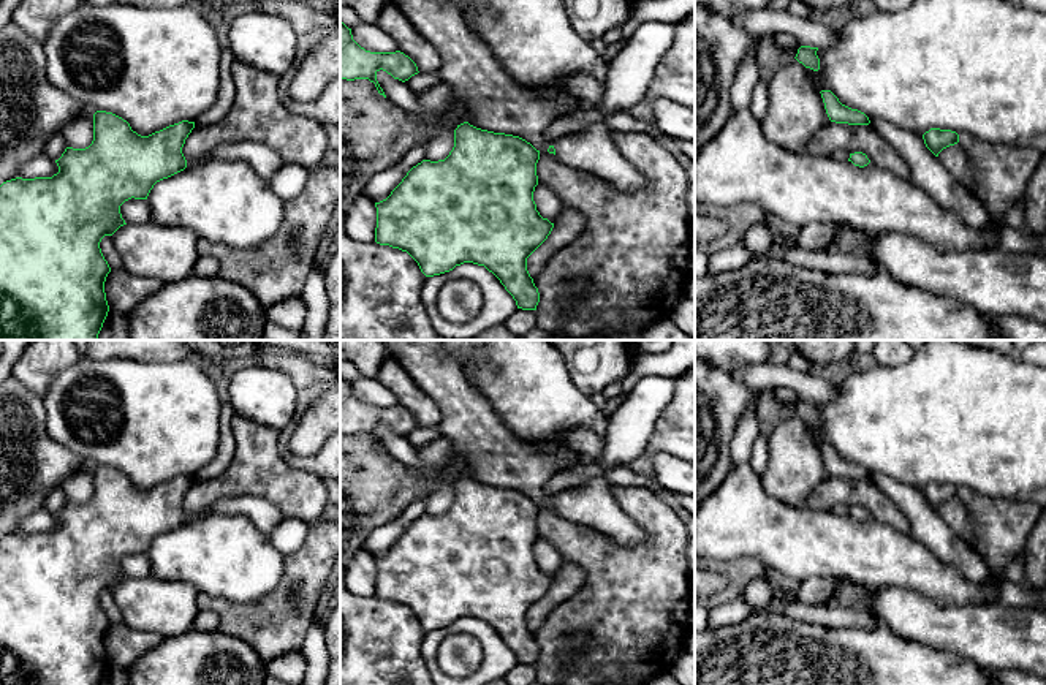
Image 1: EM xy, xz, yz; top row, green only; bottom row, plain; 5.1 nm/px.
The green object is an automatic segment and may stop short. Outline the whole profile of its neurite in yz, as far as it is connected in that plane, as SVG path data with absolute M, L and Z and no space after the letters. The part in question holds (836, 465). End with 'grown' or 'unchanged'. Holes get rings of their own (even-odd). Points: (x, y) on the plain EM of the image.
M821 445L820 448L824 457L826 468L831 476L848 478L848 479L870 478L869 471L864 467L842 459L831 445Z; unchanged

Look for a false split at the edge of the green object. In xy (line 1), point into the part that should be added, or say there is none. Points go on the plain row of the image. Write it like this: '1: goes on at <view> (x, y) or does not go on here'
1: does not go on here

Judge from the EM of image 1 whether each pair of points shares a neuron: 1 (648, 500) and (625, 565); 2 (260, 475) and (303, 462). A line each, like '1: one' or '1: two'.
1: one
2: two

